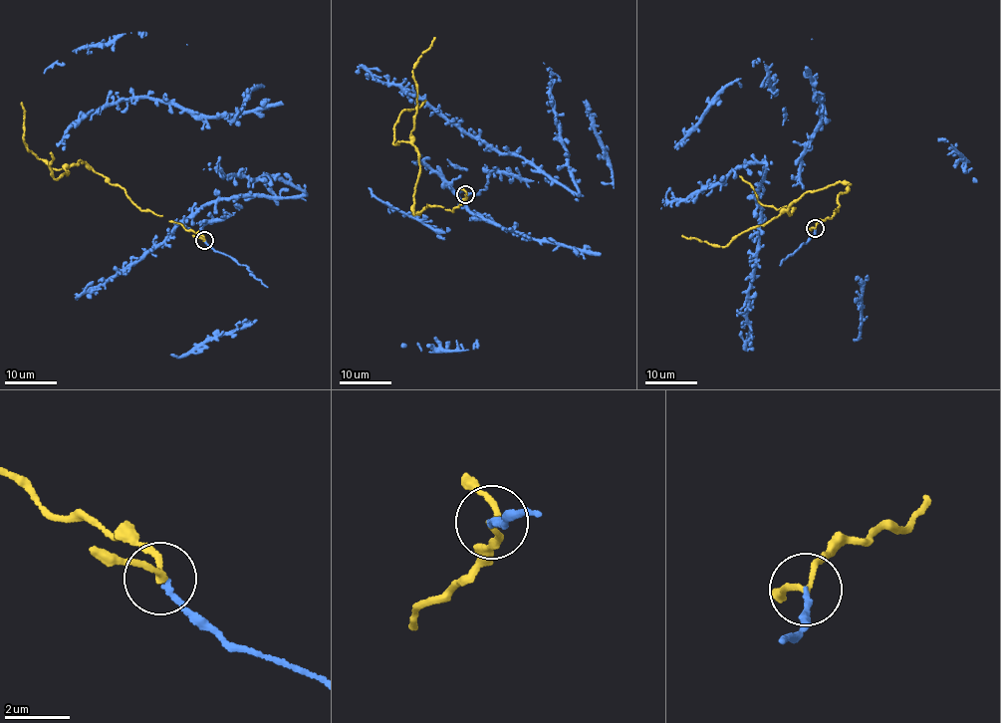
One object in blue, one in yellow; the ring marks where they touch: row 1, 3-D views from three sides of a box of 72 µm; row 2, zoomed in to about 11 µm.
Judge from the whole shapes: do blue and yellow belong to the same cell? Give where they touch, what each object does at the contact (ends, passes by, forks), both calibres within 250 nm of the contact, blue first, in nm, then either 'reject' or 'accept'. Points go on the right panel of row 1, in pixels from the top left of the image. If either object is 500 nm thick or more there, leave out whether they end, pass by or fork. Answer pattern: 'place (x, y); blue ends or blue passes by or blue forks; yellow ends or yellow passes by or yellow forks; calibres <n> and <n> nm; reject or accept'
place (815, 228); blue ends; yellow passes by; calibres 150 and 150 nm; accept

